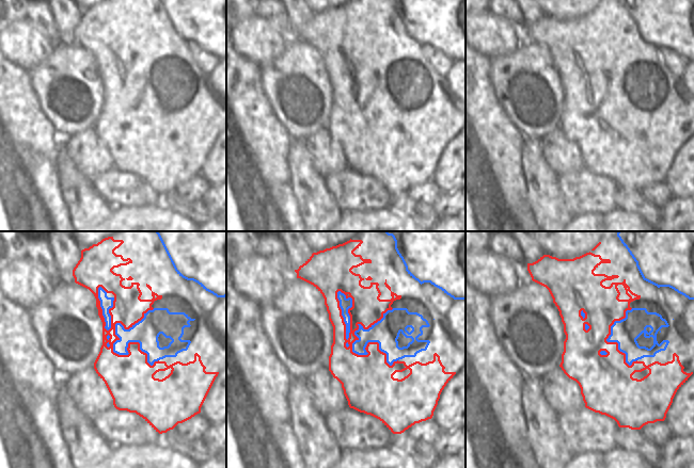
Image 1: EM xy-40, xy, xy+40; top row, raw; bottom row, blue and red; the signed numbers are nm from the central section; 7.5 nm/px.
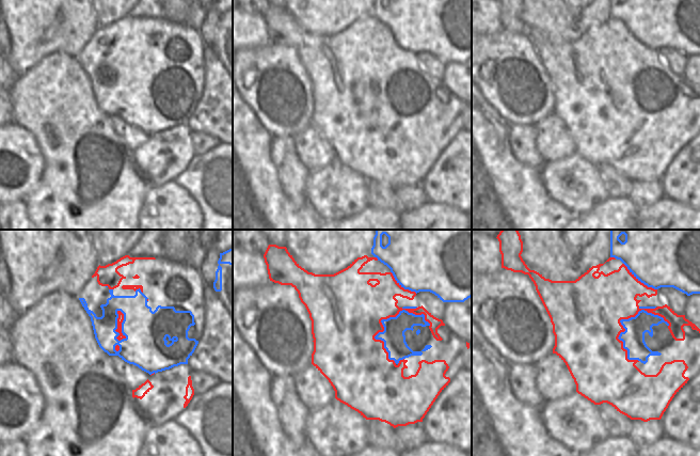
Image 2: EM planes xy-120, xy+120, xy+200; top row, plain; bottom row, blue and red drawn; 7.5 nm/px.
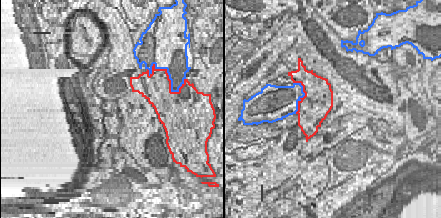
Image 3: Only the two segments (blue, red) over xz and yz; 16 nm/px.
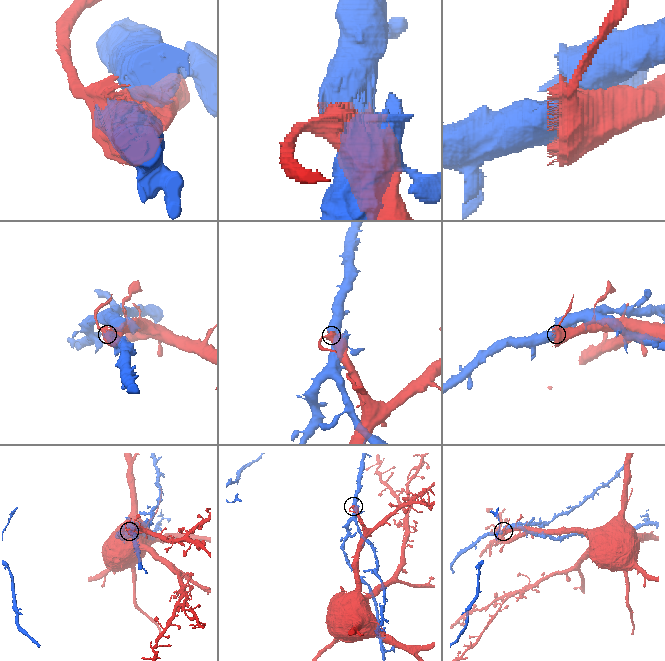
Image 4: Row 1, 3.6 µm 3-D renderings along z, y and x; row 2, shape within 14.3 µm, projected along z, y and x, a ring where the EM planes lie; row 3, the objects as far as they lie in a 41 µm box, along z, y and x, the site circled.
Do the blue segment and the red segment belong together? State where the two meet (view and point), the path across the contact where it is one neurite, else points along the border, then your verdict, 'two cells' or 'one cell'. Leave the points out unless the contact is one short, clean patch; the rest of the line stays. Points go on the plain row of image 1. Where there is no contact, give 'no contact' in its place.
contact xy-40 (121, 85); two cells

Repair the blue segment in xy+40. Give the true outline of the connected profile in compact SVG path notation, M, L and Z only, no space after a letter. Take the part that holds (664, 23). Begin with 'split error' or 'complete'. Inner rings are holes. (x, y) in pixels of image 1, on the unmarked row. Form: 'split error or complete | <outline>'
complete | M619 0L628 11L644 42L669 48L694 61L694 0Z

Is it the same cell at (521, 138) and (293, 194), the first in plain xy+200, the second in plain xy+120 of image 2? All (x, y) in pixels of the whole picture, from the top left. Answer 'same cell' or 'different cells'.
same cell

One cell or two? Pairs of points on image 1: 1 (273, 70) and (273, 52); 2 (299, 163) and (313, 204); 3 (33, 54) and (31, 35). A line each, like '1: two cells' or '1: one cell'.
1: two cells
2: one cell
3: one cell

